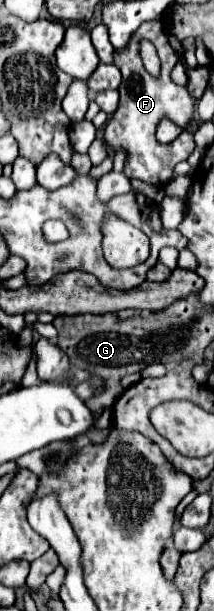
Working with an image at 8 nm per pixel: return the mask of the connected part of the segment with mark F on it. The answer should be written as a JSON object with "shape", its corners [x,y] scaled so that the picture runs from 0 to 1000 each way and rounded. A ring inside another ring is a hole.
{"shape":[[[734,31],[668,38],[612,57],[593,77],[575,83],[537,83],[537,106],[575,119],[575,136],[556,142],[565,165],[556,165],[556,178],[509,195],[500,211],[491,211],[500,221],[481,221],[481,224],[491,224],[500,237],[528,247],[575,244],[593,250],[593,264],[584,264],[584,277],[575,277],[575,283],[593,290],[631,290],[631,293],[687,296],[687,300],[706,300],[724,306],[780,303],[808,273],[836,264],[864,264],[911,244],[902,221],[864,218],[864,214],[846,214],[780,237],[743,234],[734,224],[724,224],[724,214],[734,214],[734,205],[743,205],[752,195],[790,195],[827,208],[855,211],[883,201],[883,195],[902,191],[902,185],[911,185],[911,172],[921,169],[893,159],[893,152],[874,149],[874,142],[836,142],[836,139],[818,139],[799,133],[790,119],[799,119],[799,113],[818,110],[827,100],[836,100],[836,93],[827,93],[818,80],[780,67],[780,57],[762,51],[762,38],[734,34]],[[659,57],[715,57],[715,74],[734,77],[734,87],[743,87],[743,97],[752,97],[752,123],[743,123],[743,129],[715,129],[678,116],[678,110],[659,103],[659,93],[650,93],[650,64],[659,64]]]}

